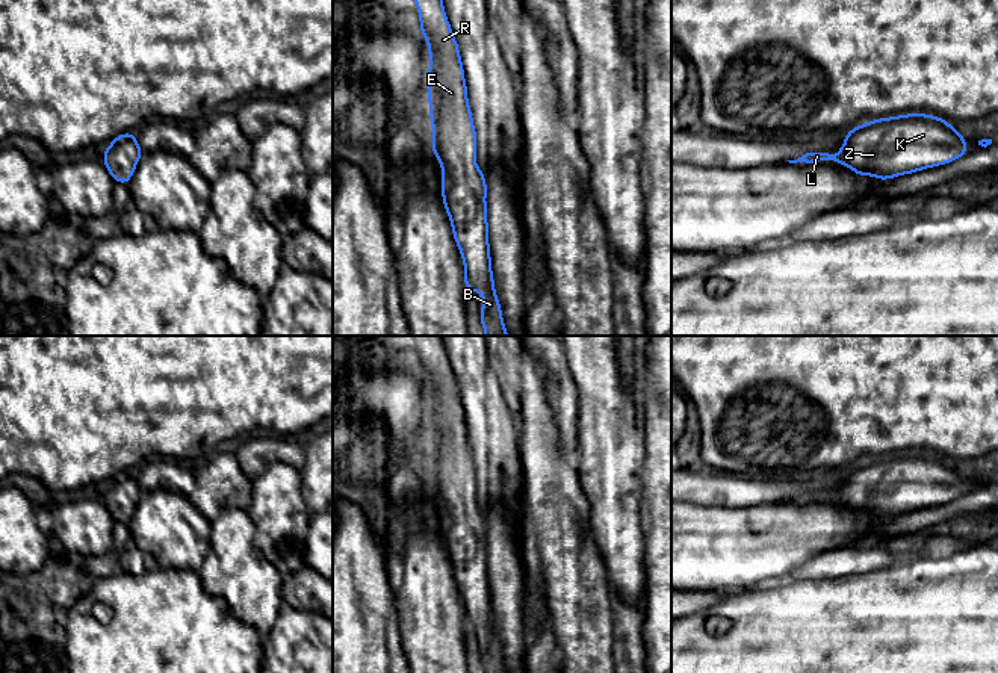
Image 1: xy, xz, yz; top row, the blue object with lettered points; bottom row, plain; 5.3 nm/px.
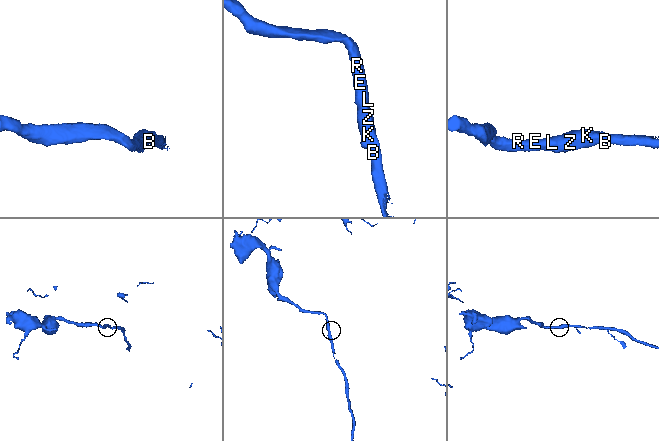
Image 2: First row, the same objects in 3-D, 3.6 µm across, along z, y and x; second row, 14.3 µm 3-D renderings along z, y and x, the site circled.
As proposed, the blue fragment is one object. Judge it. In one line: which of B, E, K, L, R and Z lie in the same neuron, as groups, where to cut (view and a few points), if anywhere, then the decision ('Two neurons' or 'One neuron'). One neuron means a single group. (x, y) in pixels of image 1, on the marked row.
Groups: B E K L R Z. No split. One neuron

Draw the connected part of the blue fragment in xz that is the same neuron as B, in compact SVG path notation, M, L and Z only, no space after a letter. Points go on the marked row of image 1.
M414 0L414 3L420 15L419 30L423 33L429 48L428 101L431 107L429 118L432 121L432 154L439 159L443 169L443 204L451 219L454 239L463 256L466 271L464 286L467 292L473 290L484 295L479 318L485 336L508 336L502 321L501 304L494 293L485 206L487 185L482 169L475 162L476 132L467 103L467 86L460 48L446 18L443 0Z

